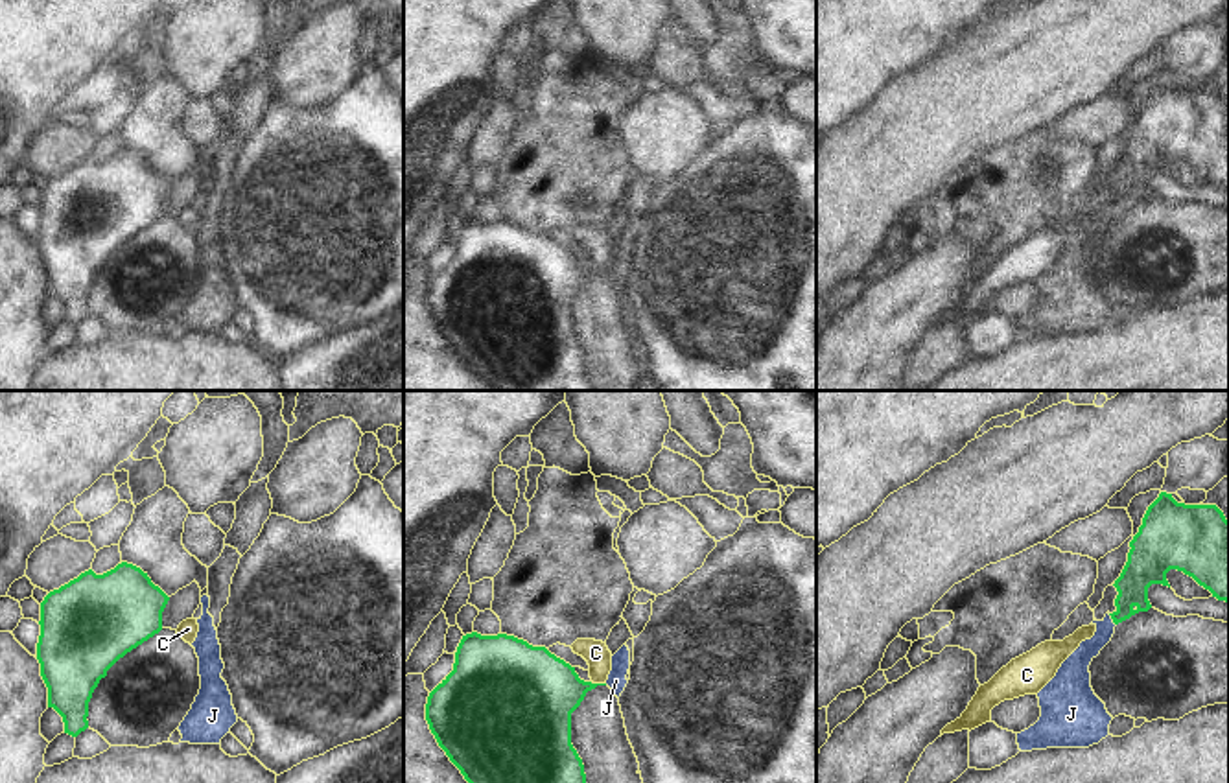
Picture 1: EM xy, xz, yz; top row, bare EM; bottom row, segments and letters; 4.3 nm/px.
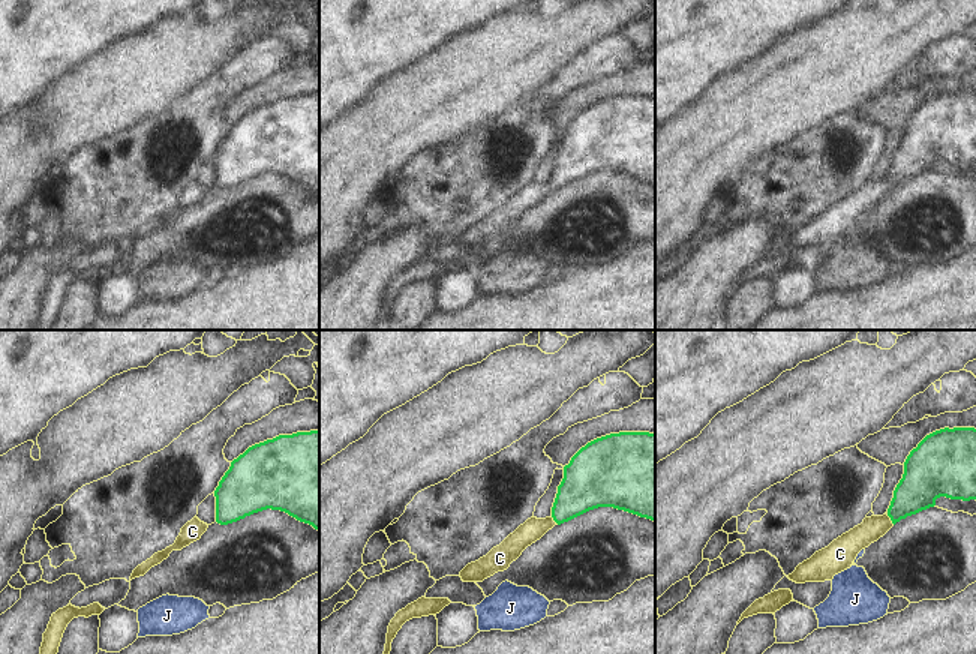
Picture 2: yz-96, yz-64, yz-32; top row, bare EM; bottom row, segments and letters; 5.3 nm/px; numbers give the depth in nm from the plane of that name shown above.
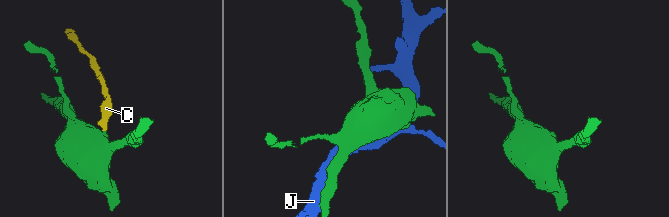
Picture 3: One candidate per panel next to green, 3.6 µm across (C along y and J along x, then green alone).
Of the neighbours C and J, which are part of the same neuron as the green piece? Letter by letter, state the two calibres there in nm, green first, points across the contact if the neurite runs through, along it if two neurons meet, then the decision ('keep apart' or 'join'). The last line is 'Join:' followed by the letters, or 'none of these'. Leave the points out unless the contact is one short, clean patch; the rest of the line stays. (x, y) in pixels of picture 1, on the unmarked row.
C: 320 nm thick on the green side, 110 nm on the other; runs through xz (542, 277), (575, 277), (599, 271), (599, 245), (596, 240); join
J: 150 nm thick on the green side, 100 nm on the other; keep apart
Join: C

